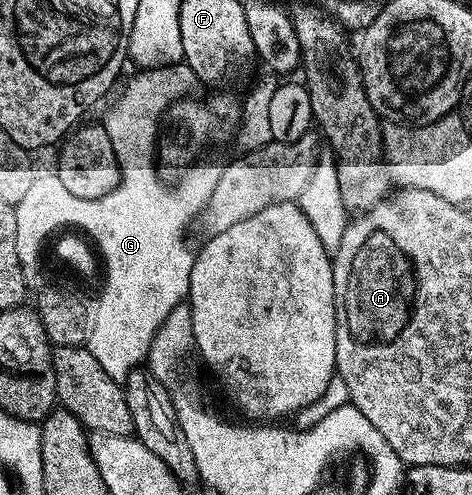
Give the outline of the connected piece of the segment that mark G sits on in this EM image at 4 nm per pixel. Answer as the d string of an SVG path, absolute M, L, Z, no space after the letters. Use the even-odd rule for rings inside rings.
M185 61L173 63L167 67L151 67L137 72L135 79L126 83L122 96L114 103L114 108L104 118L104 126L108 137L112 137L112 149L116 149L116 159L120 165L122 180L112 193L95 199L74 197L72 192L62 184L57 173L39 174L28 188L28 194L16 204L16 246L19 253L19 265L23 267L23 277L27 281L39 278L38 254L42 251L42 242L49 240L61 227L79 227L87 231L98 242L97 250L106 261L106 280L108 293L101 297L98 310L99 324L96 330L92 350L96 361L104 368L108 377L125 381L133 371L139 370L147 362L150 346L168 313L176 309L189 296L190 274L194 264L195 252L186 244L186 222L194 218L205 208L210 200L210 188L218 180L218 171L210 167L194 165L185 172L186 175L174 191L166 191L164 184L158 180L159 164L156 162L156 148L160 138L160 124L173 103L187 98L196 87L192 69Z

